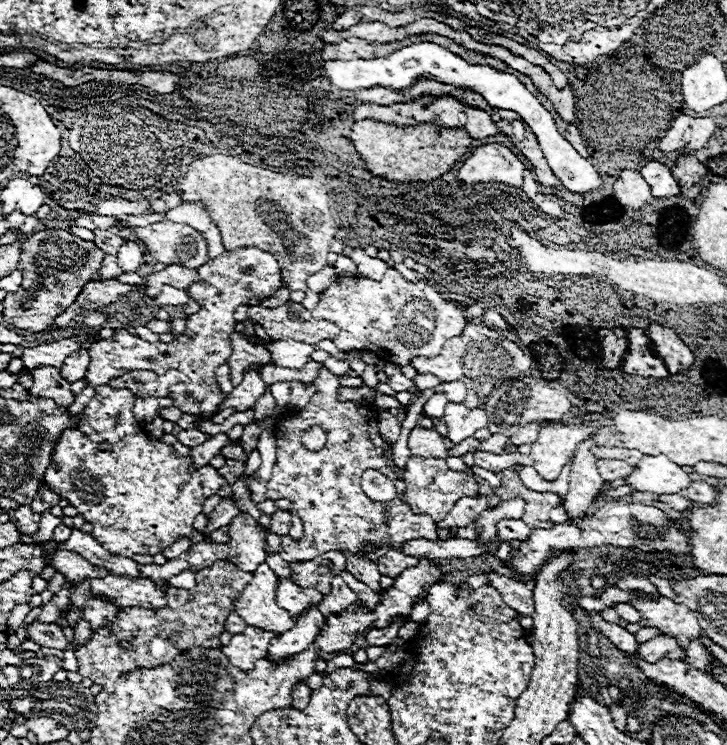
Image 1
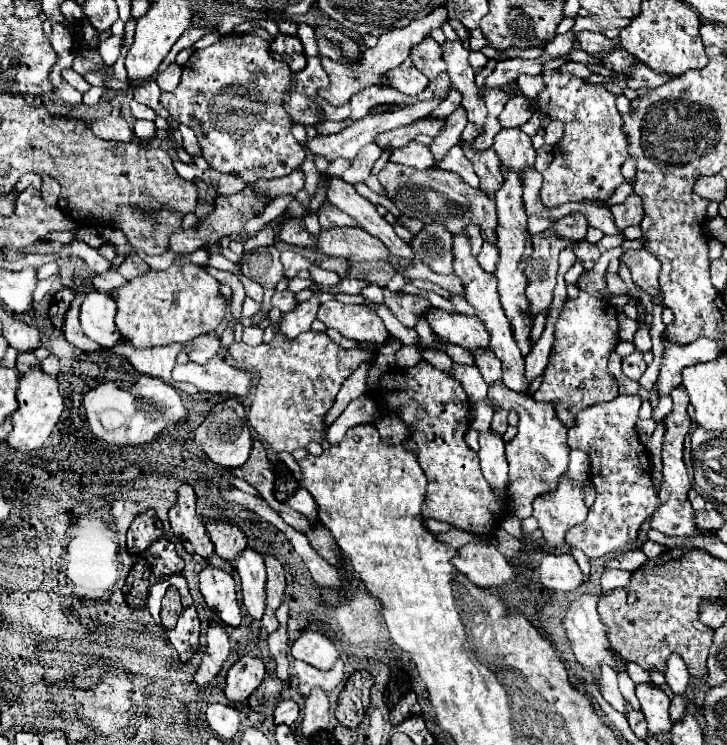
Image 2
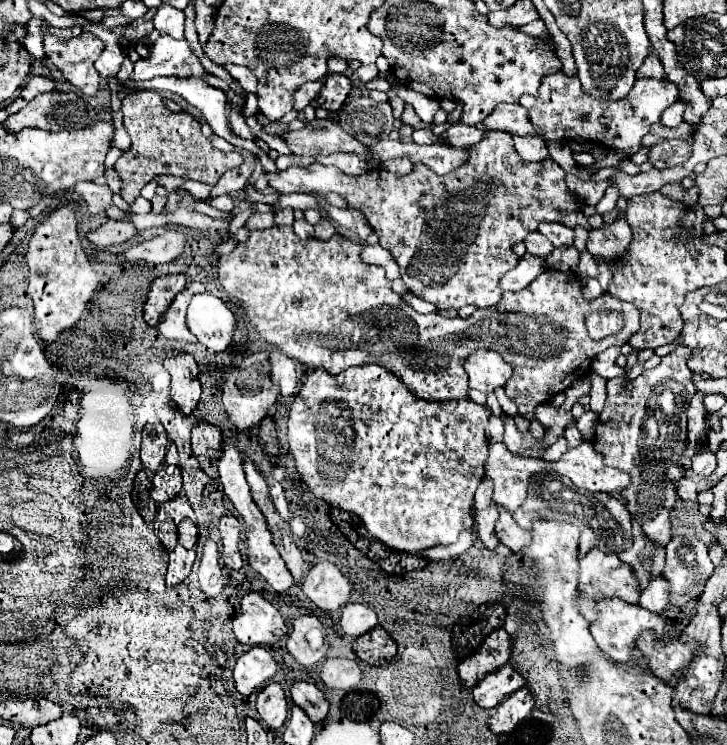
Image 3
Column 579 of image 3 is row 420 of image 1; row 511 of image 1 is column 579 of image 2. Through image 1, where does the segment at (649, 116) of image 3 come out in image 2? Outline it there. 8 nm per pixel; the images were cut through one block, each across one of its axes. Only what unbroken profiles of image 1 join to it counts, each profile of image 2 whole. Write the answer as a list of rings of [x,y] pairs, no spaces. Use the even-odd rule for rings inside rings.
[[[544,70],[542,78],[546,82],[544,90],[534,98],[538,110],[544,110],[550,120],[564,122],[564,136],[552,150],[552,164],[544,172],[544,184],[540,198],[546,206],[554,208],[564,202],[606,202],[612,198],[614,190],[624,182],[620,166],[628,156],[628,138],[622,130],[622,116],[616,110],[616,96],[602,84],[590,84],[578,76],[564,74],[560,70]]]

